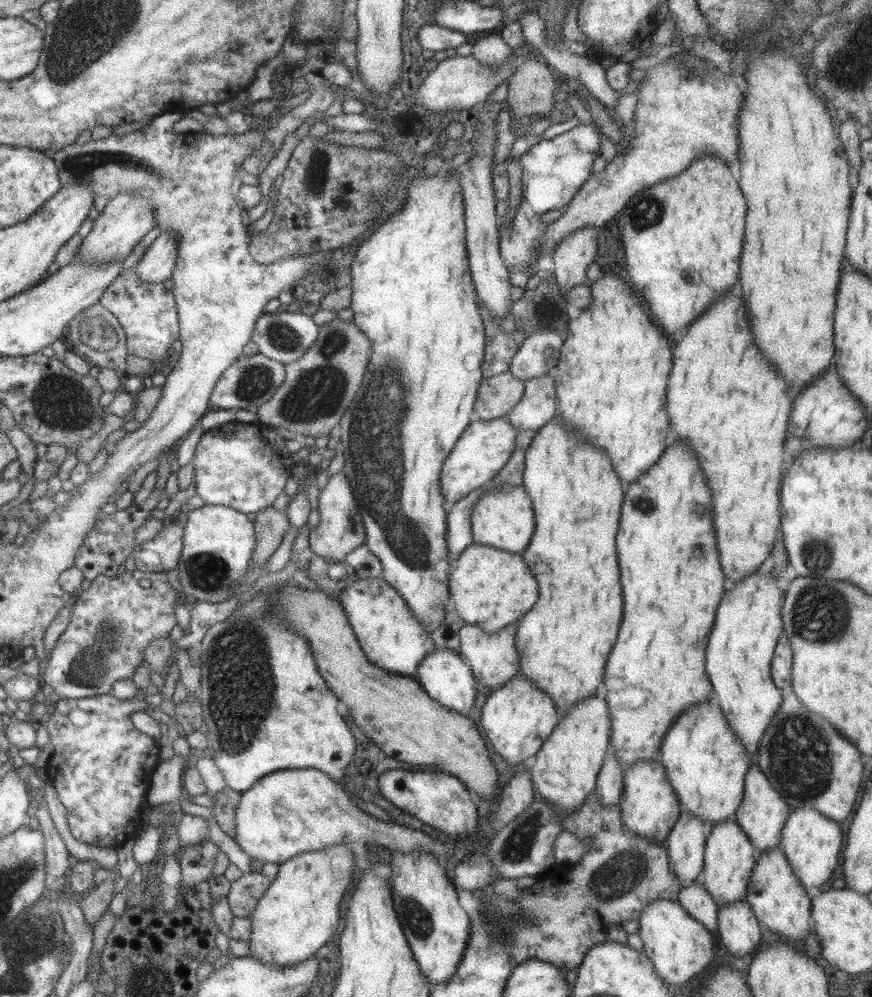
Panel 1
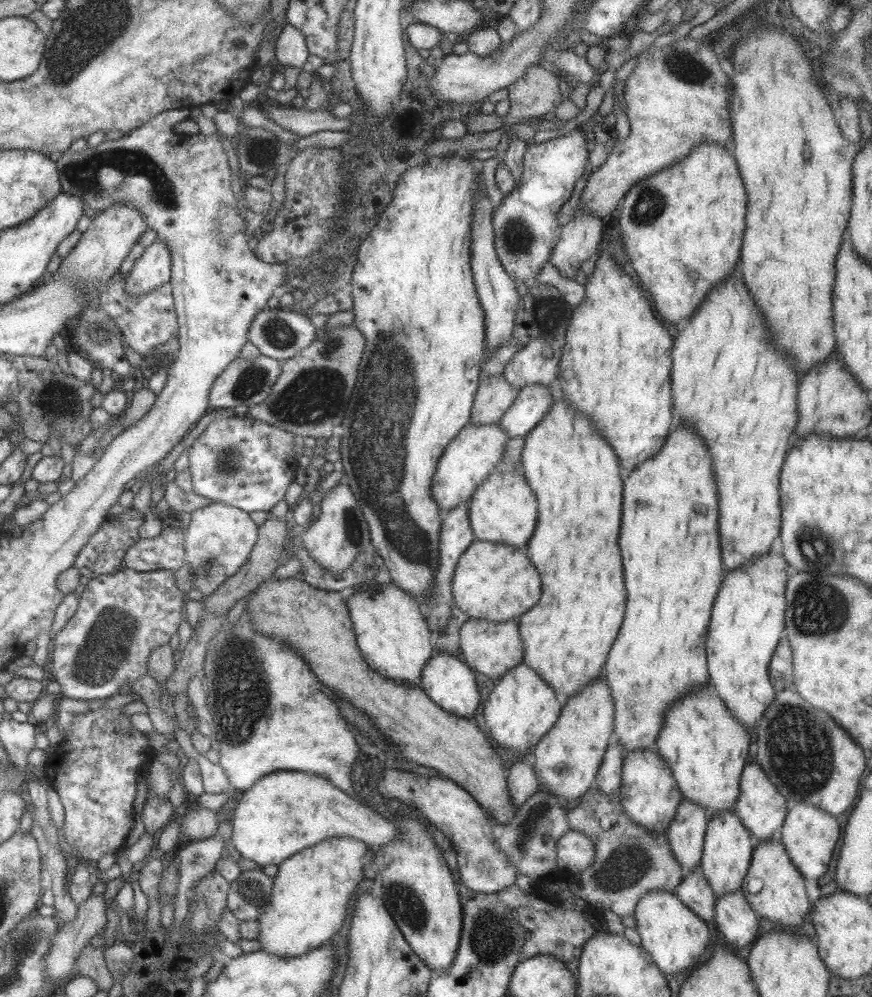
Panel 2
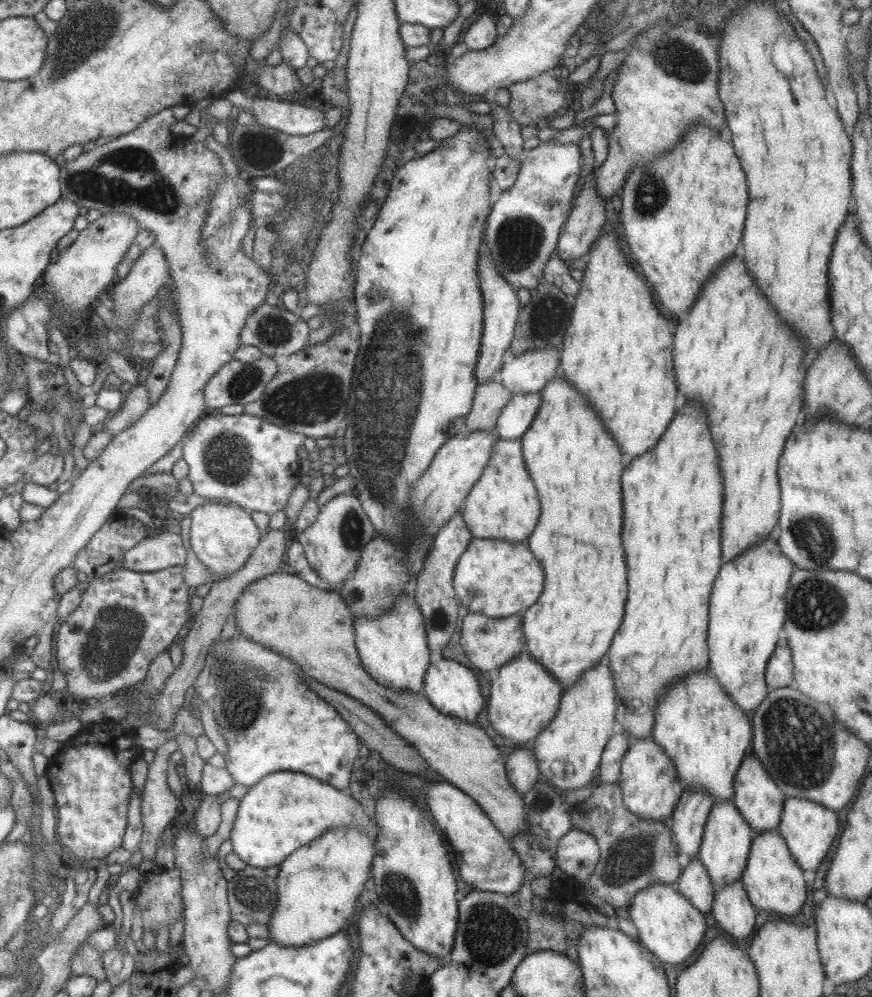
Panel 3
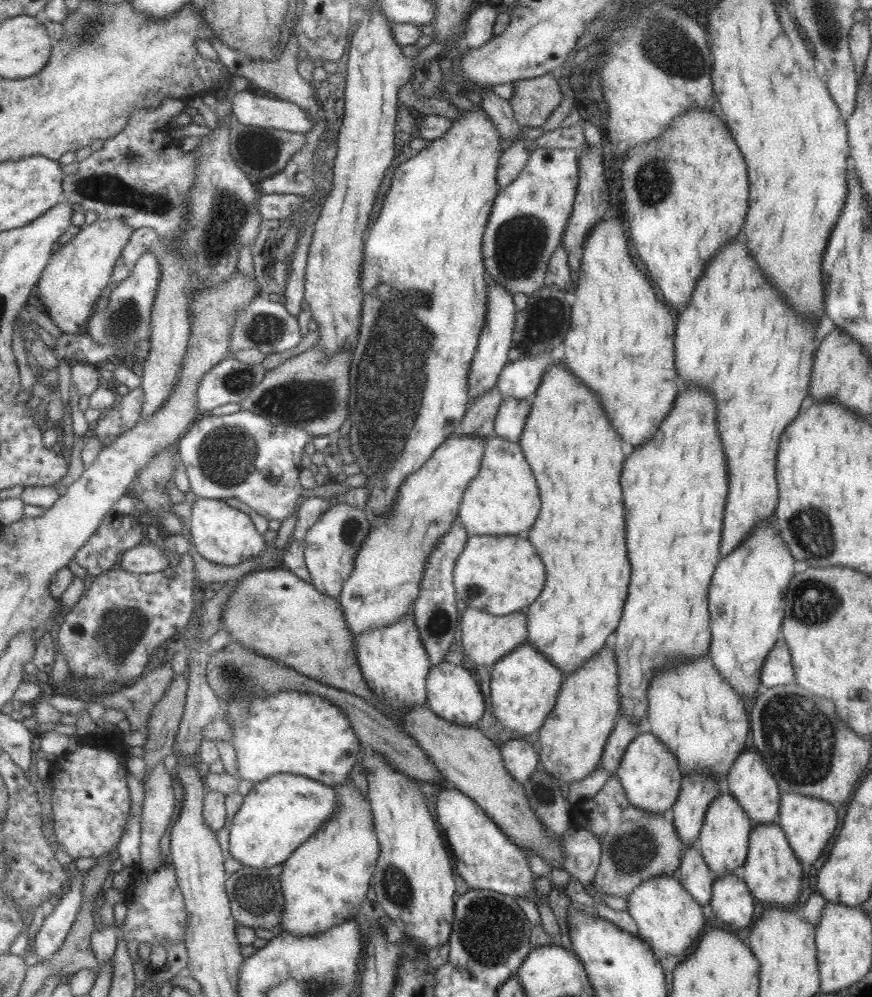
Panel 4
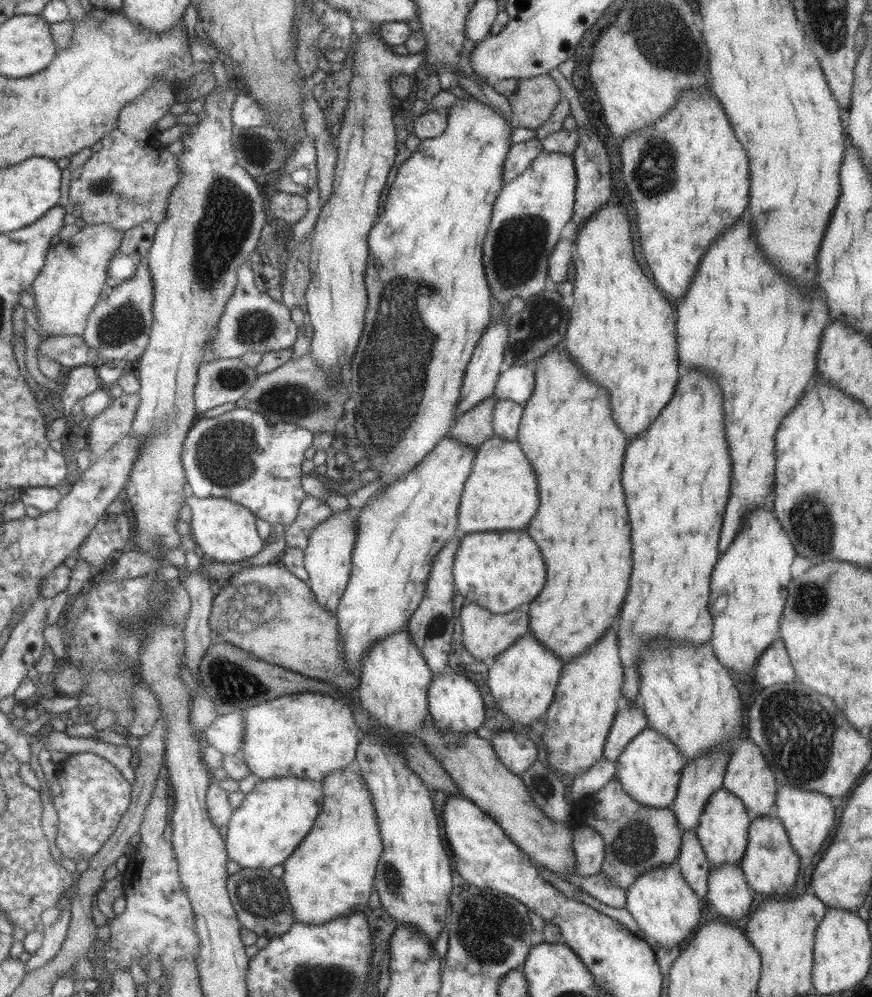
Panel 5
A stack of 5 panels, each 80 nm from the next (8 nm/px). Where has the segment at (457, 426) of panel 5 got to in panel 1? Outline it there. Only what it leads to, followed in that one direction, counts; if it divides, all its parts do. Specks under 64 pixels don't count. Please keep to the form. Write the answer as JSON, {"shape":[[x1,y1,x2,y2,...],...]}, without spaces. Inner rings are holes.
{"shape":[[509,371,483,377,473,403,473,418,485,421,506,415,521,399,524,390,524,381,513,378]]}

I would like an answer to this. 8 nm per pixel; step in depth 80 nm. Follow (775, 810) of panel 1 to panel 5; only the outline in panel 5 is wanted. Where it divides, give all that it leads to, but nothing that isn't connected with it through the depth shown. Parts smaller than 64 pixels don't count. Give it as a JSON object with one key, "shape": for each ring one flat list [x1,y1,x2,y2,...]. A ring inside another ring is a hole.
{"shape":[[746,737,737,742,737,746,731,750,730,757,726,764,726,771,723,775,722,787,730,790,741,802,751,816,767,815,773,813,776,795,776,780,769,768,760,748,755,746]]}

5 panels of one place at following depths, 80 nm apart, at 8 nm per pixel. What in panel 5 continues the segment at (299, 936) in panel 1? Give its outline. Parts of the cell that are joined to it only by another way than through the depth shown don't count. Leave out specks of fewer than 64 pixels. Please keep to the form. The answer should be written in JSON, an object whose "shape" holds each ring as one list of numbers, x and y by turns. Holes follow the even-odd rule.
{"shape":[[352,765,331,771,318,782,323,799,320,811,306,836,283,863,284,872,281,879,288,892,294,922,316,925,338,916,362,911,374,888,373,879,382,853,382,844,370,792,356,769]]}

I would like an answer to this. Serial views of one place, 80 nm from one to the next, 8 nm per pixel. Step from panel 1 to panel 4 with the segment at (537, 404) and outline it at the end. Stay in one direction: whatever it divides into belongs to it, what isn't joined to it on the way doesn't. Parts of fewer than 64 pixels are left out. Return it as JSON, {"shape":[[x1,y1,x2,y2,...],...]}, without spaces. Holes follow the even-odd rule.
{"shape":[[503,398,494,418,493,434,516,443,529,409,529,400]]}

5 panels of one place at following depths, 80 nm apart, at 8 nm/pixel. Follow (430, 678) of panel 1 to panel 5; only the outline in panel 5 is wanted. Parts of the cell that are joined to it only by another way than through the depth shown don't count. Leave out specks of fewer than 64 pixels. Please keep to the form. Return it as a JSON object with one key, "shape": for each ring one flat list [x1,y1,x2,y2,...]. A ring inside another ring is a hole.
{"shape":[[447,668,441,675,433,675,427,687,426,701,432,724,435,724,435,729,443,735,476,732,483,722,485,704,477,691,477,686,464,676,464,672,457,672,457,669]]}

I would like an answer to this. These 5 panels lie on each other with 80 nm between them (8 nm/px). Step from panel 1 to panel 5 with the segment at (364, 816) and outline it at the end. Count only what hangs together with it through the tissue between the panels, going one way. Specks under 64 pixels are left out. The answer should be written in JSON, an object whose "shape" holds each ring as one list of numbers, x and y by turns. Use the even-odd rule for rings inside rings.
{"shape":[[273,777,257,781,248,793,244,794,241,804,232,812,226,822,227,831,224,847,228,860,239,864,240,868,270,870,277,864,283,864,295,847,306,836,317,813,320,811,323,799,318,783,307,781,307,778]]}

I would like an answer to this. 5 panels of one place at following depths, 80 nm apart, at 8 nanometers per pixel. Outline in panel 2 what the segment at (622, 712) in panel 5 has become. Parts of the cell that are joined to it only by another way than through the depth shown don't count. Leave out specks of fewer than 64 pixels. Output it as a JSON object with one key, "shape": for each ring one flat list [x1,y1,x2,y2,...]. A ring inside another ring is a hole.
{"shape":[[603,674,589,682,583,690,579,689,570,697,564,698,557,720,547,730,547,734,531,748,534,768,541,789,553,793,562,802,581,796,589,788,597,788,603,794,619,792,620,772,624,757,623,745,613,739,614,704,608,684]]}

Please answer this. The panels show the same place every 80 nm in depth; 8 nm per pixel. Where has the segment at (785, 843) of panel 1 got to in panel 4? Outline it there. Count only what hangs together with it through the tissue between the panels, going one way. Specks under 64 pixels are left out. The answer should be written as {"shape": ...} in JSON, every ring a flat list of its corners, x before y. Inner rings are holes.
{"shape":[[782,792,779,799,777,824,785,833,794,855,805,864,811,864,823,852,827,840,831,838,837,826,837,814,833,804,820,798,799,793]]}

